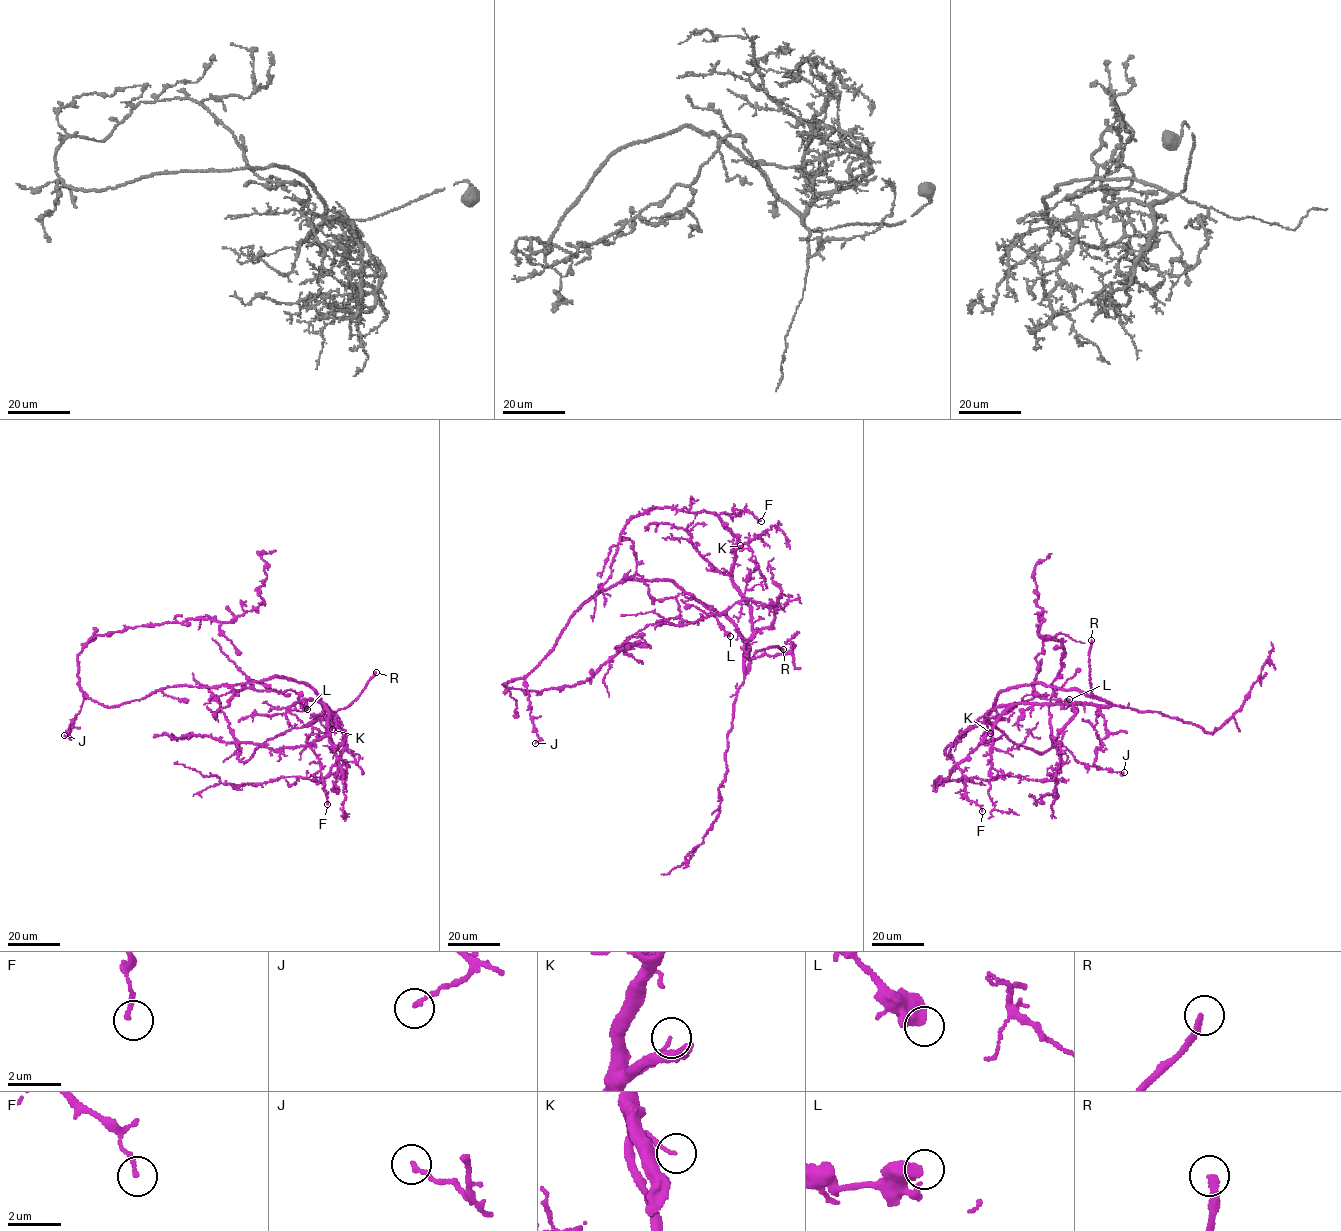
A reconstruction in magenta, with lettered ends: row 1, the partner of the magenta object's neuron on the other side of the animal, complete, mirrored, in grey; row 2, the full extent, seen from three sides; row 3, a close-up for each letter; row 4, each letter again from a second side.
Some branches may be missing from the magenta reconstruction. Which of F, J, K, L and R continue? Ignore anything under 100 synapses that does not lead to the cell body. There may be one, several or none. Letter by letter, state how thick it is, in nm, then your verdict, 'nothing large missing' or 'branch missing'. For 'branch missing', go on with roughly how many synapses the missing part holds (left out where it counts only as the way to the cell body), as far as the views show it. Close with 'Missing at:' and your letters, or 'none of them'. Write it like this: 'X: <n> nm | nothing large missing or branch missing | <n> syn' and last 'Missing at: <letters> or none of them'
F: 150 nm | nothing large missing
J: 150 nm | nothing large missing
K: 90 nm | nothing large missing
L: 550 nm | nothing large missing
R: 240 nm | branch missing
Missing at: R

